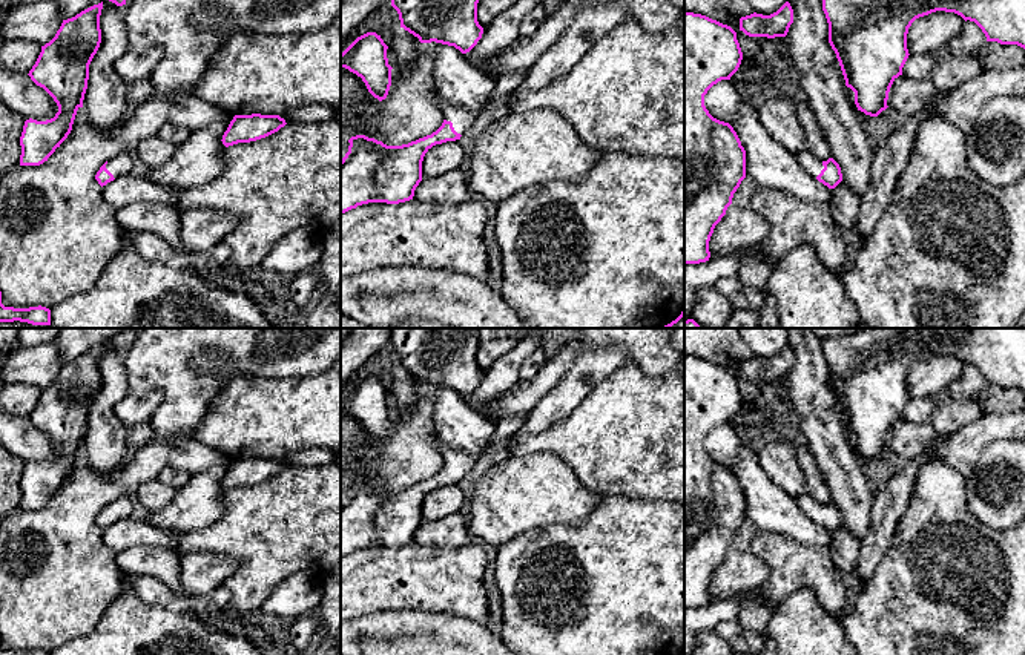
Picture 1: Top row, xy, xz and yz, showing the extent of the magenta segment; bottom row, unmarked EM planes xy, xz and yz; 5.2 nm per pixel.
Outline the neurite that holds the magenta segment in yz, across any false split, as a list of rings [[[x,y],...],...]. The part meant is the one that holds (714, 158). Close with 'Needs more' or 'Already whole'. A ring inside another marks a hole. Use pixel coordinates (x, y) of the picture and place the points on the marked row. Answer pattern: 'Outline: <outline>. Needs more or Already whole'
Outline: [[[684,12],[684,264],[709,261],[714,229],[746,178],[746,150],[737,132],[729,123],[714,118],[704,106],[707,91],[721,80],[730,80],[741,60],[737,32],[730,26]]]. Already whole

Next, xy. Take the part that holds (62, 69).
Outline: [[[103,2],[63,20],[55,37],[41,46],[28,75],[54,98],[58,112],[46,121],[25,121],[20,166],[43,164],[71,133],[77,110],[83,107],[89,64],[101,43],[101,9]]]. Already whole

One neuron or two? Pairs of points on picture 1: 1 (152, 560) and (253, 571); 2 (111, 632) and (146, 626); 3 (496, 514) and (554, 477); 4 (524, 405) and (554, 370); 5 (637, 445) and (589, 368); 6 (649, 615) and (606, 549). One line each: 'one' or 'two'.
1: two
2: one
3: one
4: one
5: two
6: one

